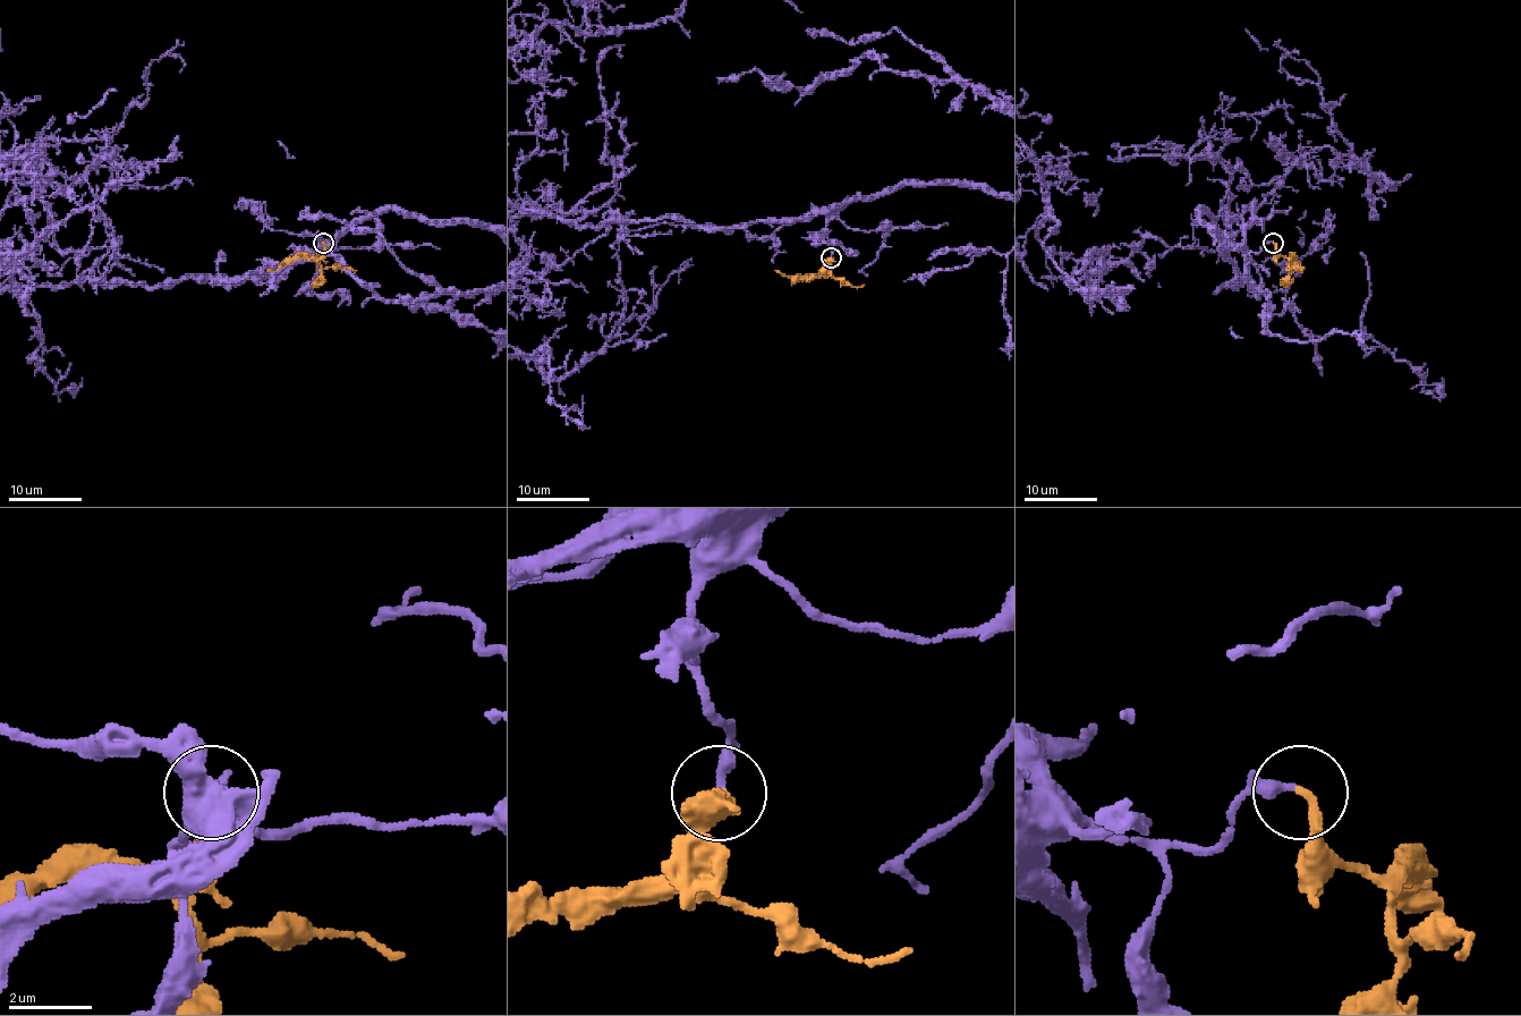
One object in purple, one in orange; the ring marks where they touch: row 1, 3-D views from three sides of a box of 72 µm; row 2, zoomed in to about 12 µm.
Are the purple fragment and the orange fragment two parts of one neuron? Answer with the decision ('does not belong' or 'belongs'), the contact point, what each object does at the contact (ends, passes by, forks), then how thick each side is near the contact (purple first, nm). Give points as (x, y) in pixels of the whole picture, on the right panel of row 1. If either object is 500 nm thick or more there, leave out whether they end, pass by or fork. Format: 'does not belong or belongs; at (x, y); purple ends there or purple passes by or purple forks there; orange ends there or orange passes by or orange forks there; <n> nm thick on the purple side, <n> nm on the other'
belongs; at (1273, 243); purple ends there; orange ends there; 300 nm thick on the purple side, 280 nm on the other

